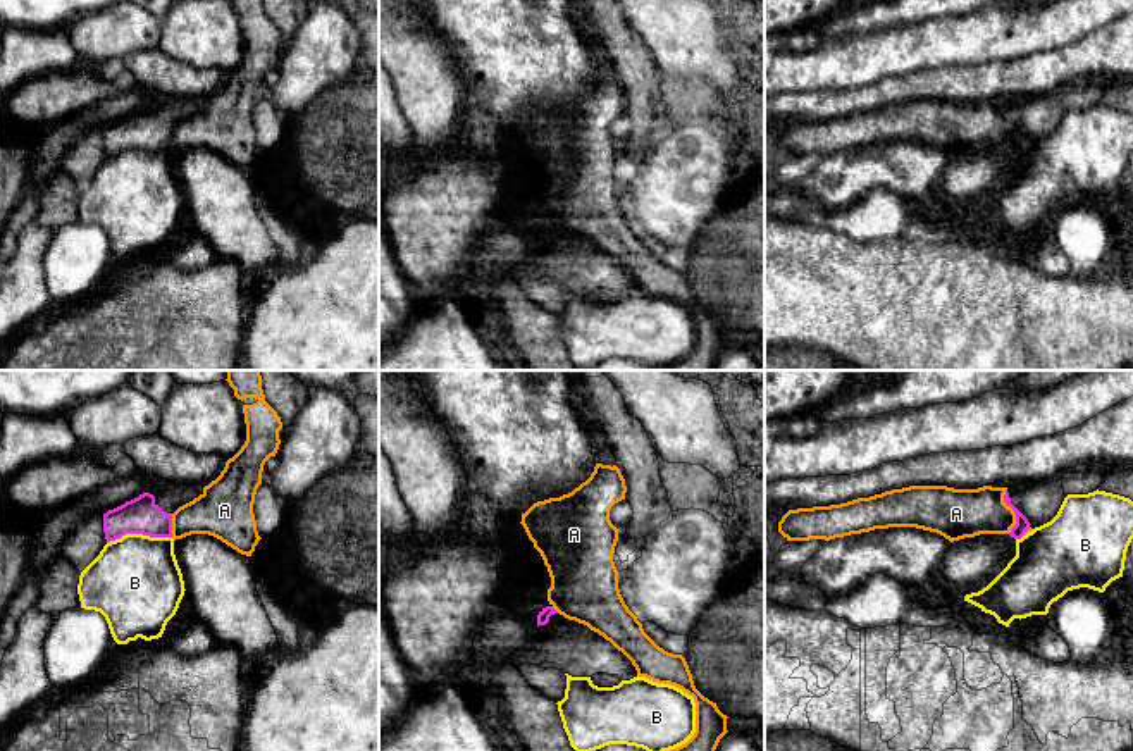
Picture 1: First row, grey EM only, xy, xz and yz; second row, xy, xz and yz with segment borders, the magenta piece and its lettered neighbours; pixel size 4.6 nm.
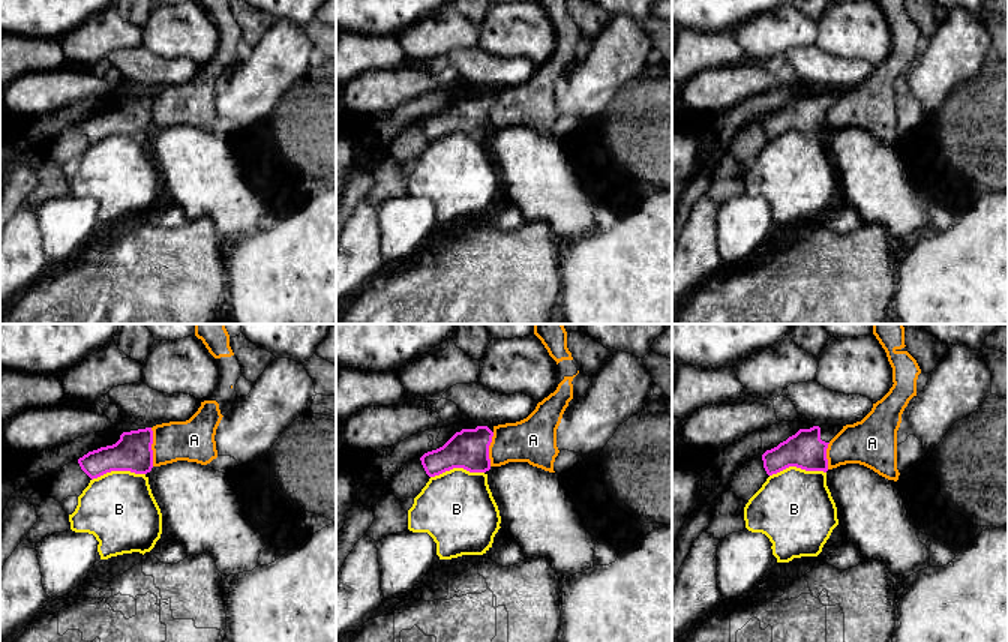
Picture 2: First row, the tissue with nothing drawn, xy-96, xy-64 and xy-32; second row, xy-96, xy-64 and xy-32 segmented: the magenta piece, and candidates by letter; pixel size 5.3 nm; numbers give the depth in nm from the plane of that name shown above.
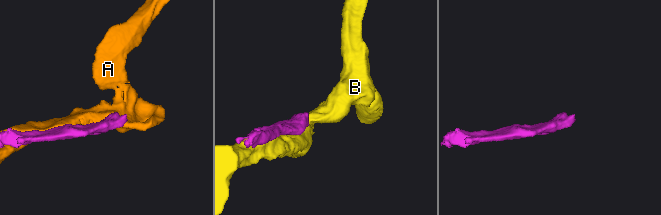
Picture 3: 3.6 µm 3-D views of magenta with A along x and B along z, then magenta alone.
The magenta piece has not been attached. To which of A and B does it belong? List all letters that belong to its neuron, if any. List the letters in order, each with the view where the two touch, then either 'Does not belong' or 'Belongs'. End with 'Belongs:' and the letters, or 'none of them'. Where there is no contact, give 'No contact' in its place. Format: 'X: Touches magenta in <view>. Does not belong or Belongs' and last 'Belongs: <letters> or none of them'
A: Touches magenta in yz. Does not belong
B: Touches magenta in xy. Does not belong
Belongs: none of them

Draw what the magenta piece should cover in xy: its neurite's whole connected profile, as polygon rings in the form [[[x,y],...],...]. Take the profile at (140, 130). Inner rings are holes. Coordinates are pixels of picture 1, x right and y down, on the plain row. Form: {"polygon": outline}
{"polygon": [[[167,98],[153,102],[138,112],[103,127],[103,146],[107,157],[126,148],[150,152],[172,152],[172,127],[203,109],[201,100]]]}

